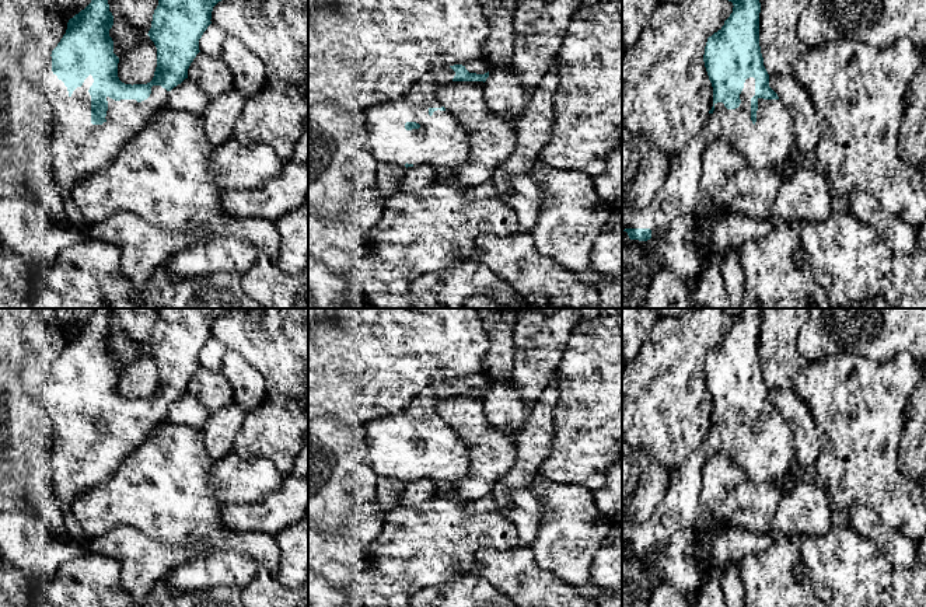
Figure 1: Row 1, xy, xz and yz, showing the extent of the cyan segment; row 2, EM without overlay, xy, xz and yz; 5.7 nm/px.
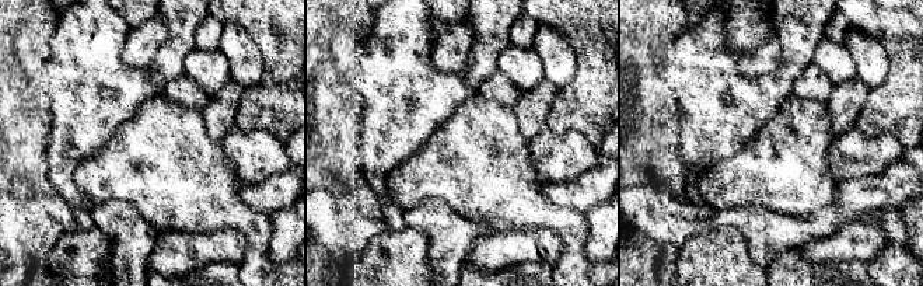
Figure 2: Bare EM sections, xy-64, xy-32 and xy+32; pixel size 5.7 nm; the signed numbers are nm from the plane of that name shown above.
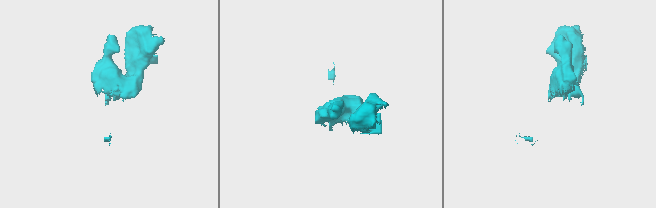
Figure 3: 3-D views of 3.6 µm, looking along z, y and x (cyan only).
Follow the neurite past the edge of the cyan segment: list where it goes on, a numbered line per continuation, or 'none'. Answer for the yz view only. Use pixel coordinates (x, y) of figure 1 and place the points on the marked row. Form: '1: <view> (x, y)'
1: yz (771, 139)

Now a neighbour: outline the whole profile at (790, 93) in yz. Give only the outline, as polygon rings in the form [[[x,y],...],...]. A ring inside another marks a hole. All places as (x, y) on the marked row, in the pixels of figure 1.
[[[769,76],[769,87],[792,114],[796,149],[801,154],[815,151],[820,142],[820,122],[807,91],[794,76]]]

